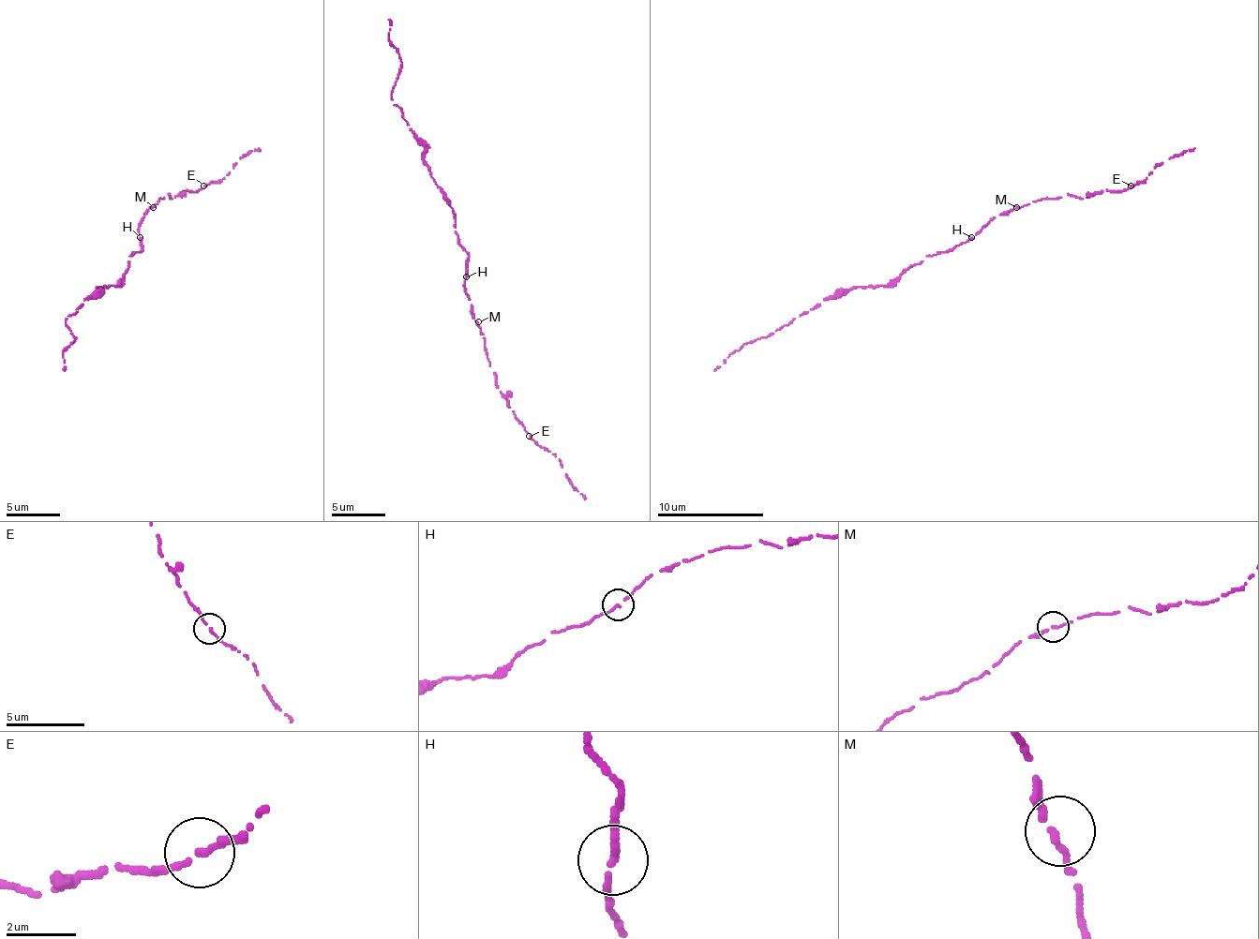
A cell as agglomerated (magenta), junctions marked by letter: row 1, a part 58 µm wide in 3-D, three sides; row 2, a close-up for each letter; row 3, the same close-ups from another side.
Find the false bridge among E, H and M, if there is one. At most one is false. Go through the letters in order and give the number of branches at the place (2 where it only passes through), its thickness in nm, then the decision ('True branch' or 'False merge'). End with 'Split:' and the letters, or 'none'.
E: Branches: 2. Thickness 170 nm. True branch
H: Branches: 2. Thickness 180 nm. False merge
M: Branches: 2. Thickness 180 nm. True branch
Split: H

